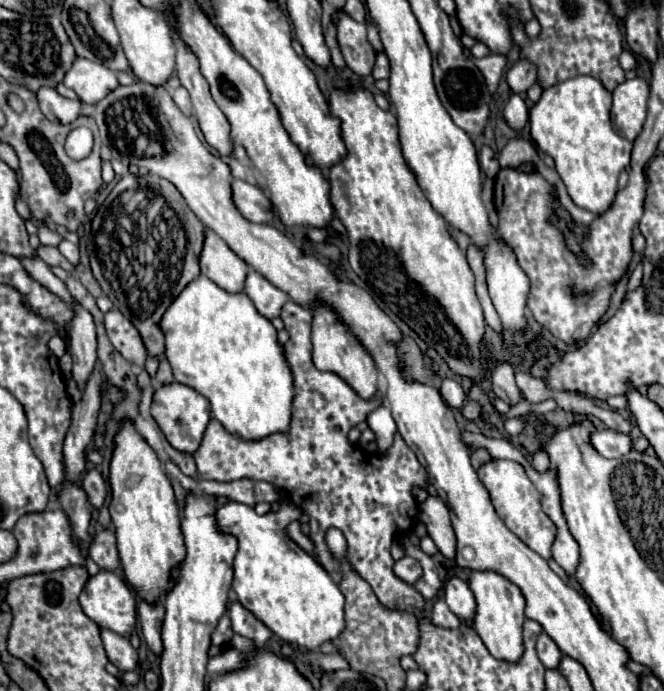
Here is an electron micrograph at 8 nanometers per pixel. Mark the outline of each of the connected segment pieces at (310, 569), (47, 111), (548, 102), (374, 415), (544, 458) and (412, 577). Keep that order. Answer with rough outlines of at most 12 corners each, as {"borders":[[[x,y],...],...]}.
{"borders":[[[290,500],[218,506],[238,538],[232,588],[276,636],[318,650],[344,596],[286,536]],[[54,88],[36,92],[40,110],[54,124],[80,116],[82,102]],[[592,76],[542,92],[534,144],[572,202],[602,216],[630,164]],[[384,404],[368,414],[378,452],[392,444],[396,422]],[[538,448],[532,456],[532,466],[538,472],[550,468],[550,458],[544,448]],[[404,556],[394,564],[394,574],[414,584],[422,576],[422,566]]]}

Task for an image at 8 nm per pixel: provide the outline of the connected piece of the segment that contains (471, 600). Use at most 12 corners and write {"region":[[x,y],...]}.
{"region":[[450,578],[444,598],[462,620],[476,616],[476,598],[460,578]]}

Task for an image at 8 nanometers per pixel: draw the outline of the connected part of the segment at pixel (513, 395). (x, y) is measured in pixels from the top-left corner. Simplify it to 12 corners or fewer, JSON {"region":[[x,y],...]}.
{"region":[[494,364],[492,388],[508,406],[520,402],[510,364]]}

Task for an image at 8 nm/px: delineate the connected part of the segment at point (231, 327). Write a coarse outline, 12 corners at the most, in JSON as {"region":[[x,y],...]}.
{"region":[[200,274],[160,320],[174,380],[244,440],[286,432],[292,372],[244,292]]}

